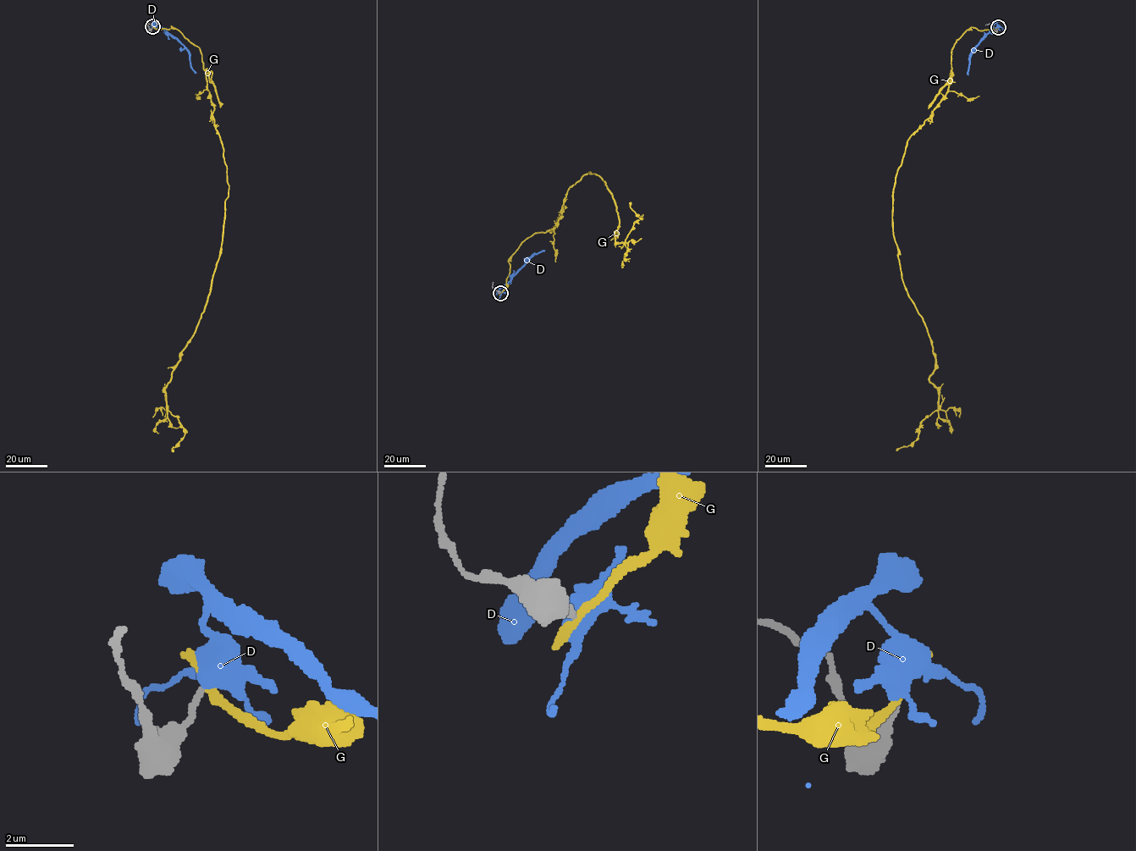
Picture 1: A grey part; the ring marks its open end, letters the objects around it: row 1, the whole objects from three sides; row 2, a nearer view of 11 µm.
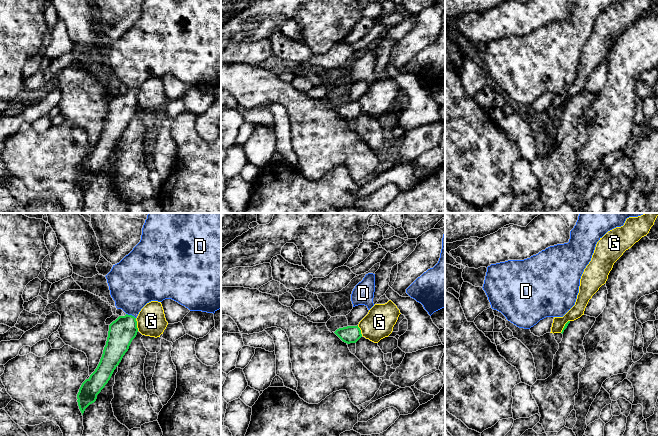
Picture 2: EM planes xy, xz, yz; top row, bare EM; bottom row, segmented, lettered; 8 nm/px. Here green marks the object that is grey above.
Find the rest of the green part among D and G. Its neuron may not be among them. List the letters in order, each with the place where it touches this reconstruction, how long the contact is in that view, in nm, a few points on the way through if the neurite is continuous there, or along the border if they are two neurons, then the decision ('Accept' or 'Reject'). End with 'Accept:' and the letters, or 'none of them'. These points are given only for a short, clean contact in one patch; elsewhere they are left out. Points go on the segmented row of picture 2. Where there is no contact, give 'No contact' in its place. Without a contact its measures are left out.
D: Touches green at xy (131, 315). Shared border 90 nm. Path across: xy (123, 330), (131, 315), (132, 284). Accept
G: Touches green at xy (136, 324). Shared border 110 nm. Boundary: xy (135, 318), (138, 330). Reject
Accept: D

